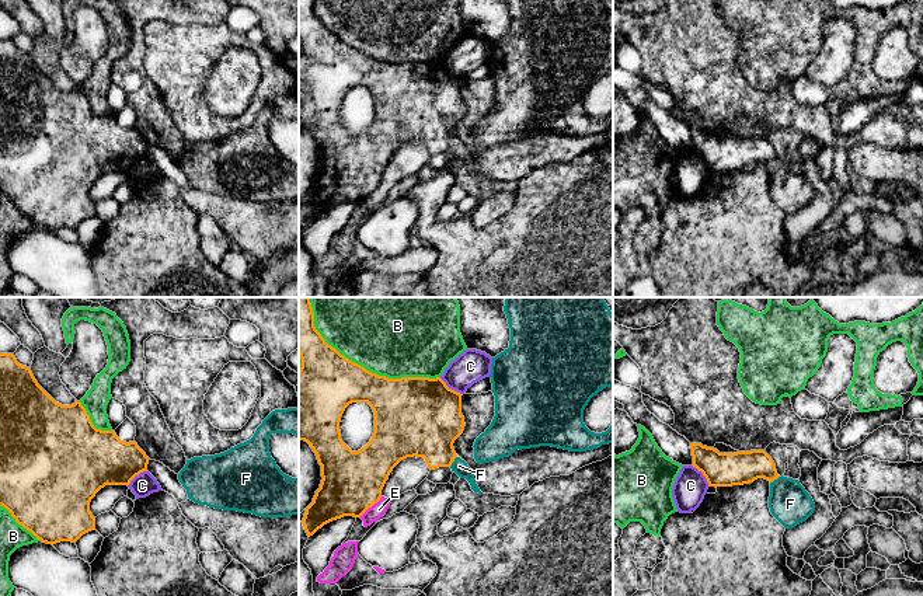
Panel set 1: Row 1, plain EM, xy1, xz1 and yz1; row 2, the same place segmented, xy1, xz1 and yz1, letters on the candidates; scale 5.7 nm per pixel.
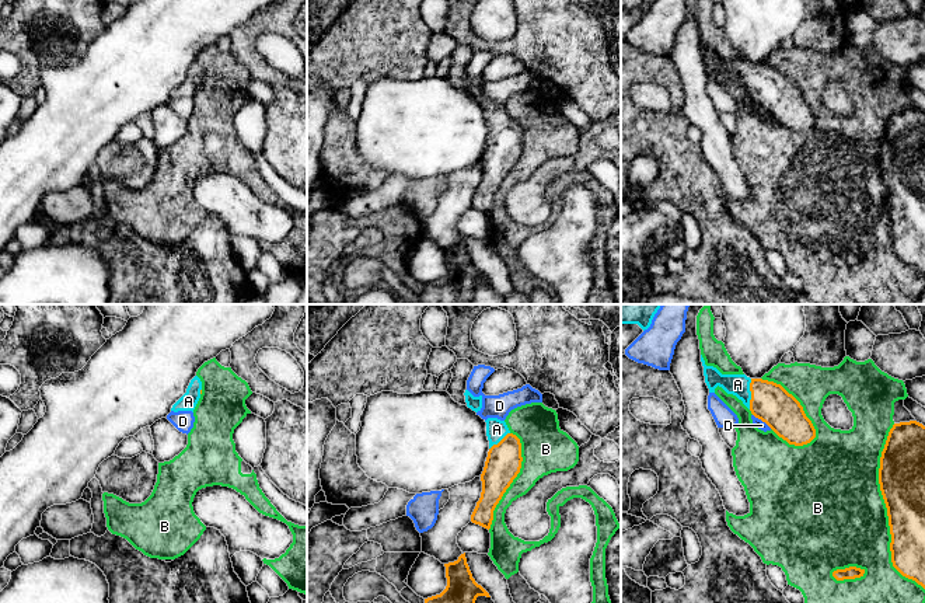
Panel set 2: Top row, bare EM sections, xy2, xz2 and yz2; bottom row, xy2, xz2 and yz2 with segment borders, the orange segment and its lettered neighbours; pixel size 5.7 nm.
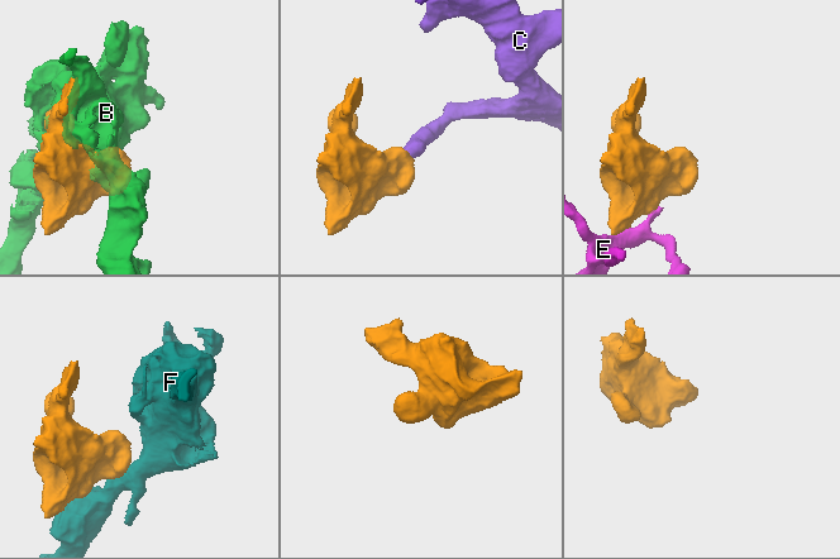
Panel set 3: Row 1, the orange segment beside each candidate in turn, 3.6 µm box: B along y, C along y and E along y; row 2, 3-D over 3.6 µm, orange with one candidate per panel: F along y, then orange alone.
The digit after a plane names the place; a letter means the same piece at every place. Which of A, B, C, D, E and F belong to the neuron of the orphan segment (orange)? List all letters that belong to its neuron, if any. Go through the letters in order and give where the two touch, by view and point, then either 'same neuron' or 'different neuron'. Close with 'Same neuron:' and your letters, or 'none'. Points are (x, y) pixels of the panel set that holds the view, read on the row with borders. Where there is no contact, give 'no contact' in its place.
A: meets orange in yz2 at (751, 394); same neuron
B: meets orange in yz2 at (887, 511); different neuron
C: meets orange in xz1 at (450, 389); different neuron
D: meets orange in yz2 at (763, 421); different neuron
E: meets orange in xz1 at (371, 506); different neuron
F: meets orange in xz1 at (453, 460); different neuron
Same neuron: A

